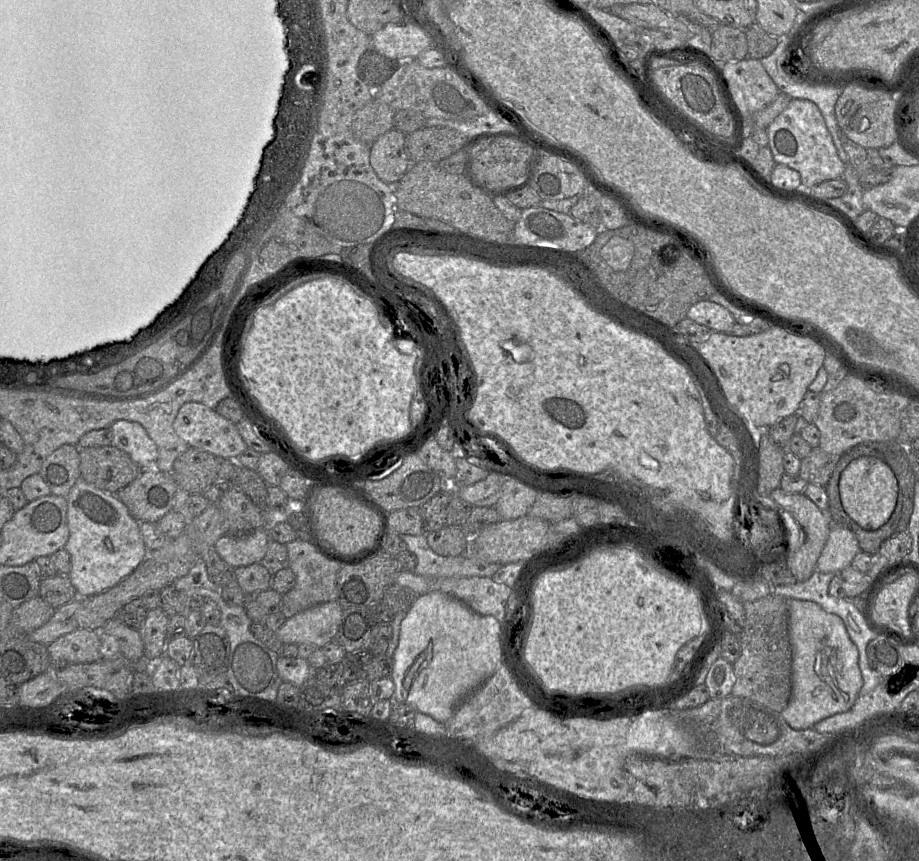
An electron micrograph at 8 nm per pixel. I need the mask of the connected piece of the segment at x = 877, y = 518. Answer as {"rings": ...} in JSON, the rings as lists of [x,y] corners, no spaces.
{"rings":[[[862,456],[851,461],[839,478],[839,494],[845,512],[865,530],[877,530],[891,517],[898,498],[898,481],[884,459]]]}

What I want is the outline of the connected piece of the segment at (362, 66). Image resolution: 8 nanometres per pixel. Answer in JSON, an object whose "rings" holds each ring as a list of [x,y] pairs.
{"rings":[[[368,49],[359,60],[358,73],[371,88],[375,89],[393,75],[399,62],[402,61],[390,60],[375,49]]]}

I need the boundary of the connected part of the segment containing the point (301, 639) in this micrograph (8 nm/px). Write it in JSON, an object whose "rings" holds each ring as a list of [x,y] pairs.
{"rings":[[[338,601],[312,606],[287,618],[276,631],[283,644],[312,644],[323,647],[337,634],[343,609]]]}

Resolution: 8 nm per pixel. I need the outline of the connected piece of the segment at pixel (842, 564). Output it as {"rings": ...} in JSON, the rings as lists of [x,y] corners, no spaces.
{"rings":[[[843,525],[831,526],[817,561],[817,571],[837,573],[851,565],[860,547],[854,533]]]}

